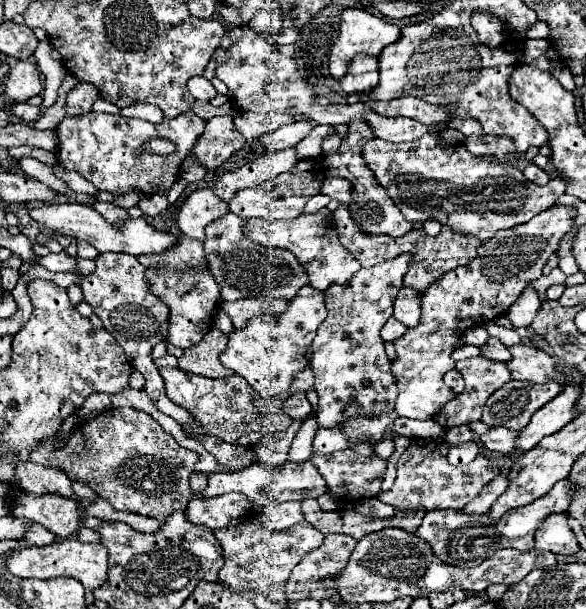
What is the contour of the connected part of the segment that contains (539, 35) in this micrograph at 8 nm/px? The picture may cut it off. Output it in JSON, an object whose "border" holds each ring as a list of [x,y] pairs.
{"border":[[[537,21],[537,23],[533,23],[533,27],[529,27],[525,37],[527,39],[547,39],[549,37],[549,25]]]}

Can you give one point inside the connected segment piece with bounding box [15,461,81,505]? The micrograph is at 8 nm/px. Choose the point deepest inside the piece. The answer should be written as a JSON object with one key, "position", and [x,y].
{"position":[35,479]}

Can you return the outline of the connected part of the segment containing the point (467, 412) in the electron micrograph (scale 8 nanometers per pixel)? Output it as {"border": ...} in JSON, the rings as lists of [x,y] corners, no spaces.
{"border":[[[481,355],[479,357],[473,357],[473,359],[457,361],[457,371],[465,379],[465,391],[457,399],[453,399],[453,403],[447,403],[441,409],[441,415],[437,415],[437,421],[445,429],[449,429],[453,425],[465,425],[465,423],[469,423],[473,419],[481,419],[481,413],[483,413],[483,407],[485,407],[489,395],[493,391],[497,391],[499,387],[503,387],[505,383],[511,381],[511,373],[509,373],[509,369],[507,369],[505,363],[495,363],[495,361],[483,359]]]}

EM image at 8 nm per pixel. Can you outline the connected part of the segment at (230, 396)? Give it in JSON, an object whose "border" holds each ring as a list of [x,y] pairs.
{"border":[[[163,367],[159,369],[159,373],[165,381],[167,397],[173,403],[185,407],[203,425],[207,435],[217,435],[227,443],[237,443],[237,439],[241,439],[241,445],[251,447],[259,443],[265,435],[285,431],[289,427],[287,413],[283,413],[281,409],[283,397],[261,399],[261,395],[257,395],[257,391],[253,391],[253,387],[249,387],[249,383],[245,383],[245,379],[241,379],[239,375],[209,379],[185,373],[177,367],[175,369]]]}

